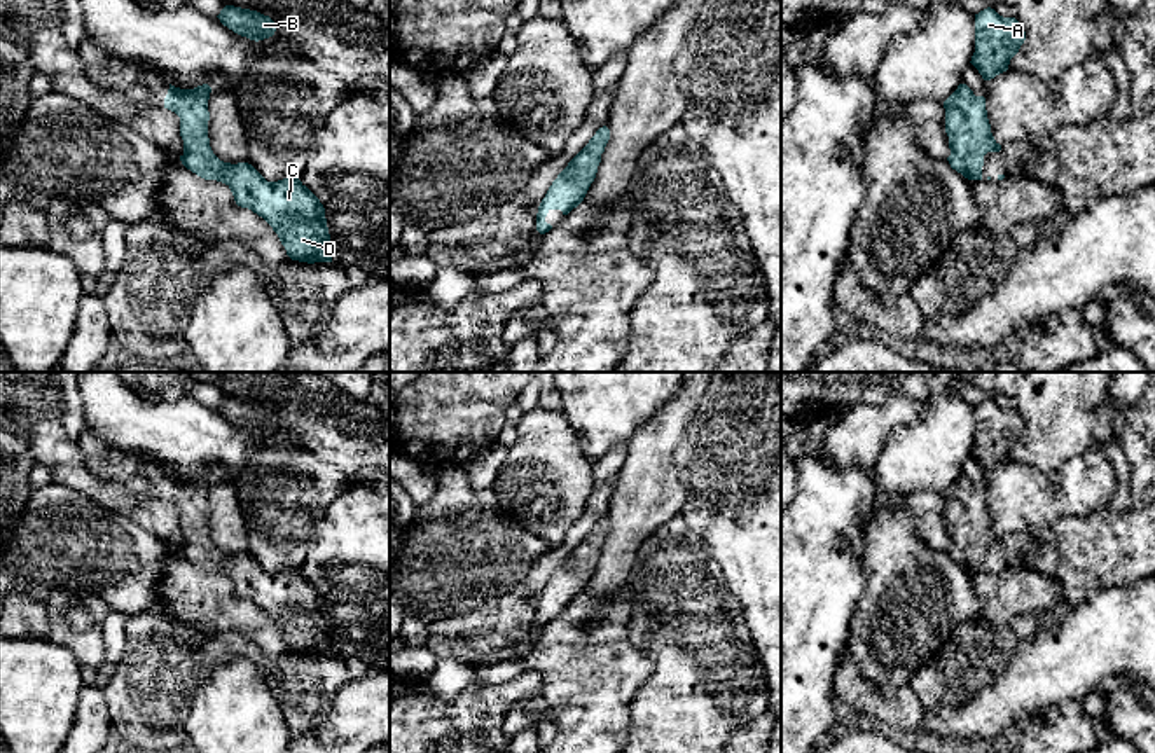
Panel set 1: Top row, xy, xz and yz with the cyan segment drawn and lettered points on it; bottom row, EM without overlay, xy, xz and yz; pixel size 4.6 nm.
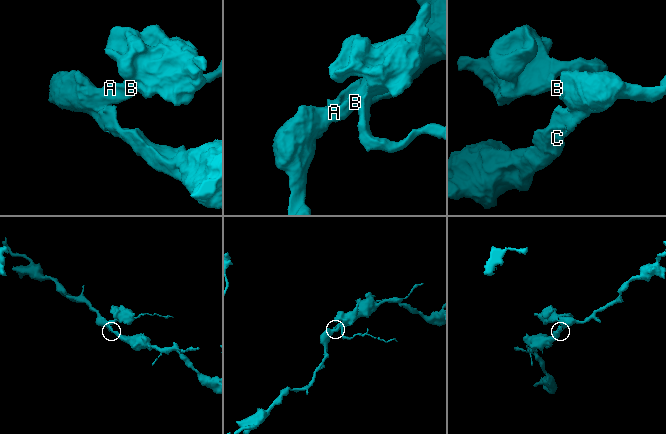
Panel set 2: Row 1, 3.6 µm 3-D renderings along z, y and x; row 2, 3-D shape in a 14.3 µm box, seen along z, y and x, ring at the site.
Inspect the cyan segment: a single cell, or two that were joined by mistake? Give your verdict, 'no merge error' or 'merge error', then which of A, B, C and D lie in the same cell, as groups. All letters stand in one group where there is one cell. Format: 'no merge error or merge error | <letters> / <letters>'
no merge error | A B C D

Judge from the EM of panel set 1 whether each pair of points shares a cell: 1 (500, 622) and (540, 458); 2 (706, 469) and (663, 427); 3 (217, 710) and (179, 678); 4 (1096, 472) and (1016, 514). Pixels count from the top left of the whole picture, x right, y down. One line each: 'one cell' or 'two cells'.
1: two cells
2: two cells
3: two cells
4: one cell

